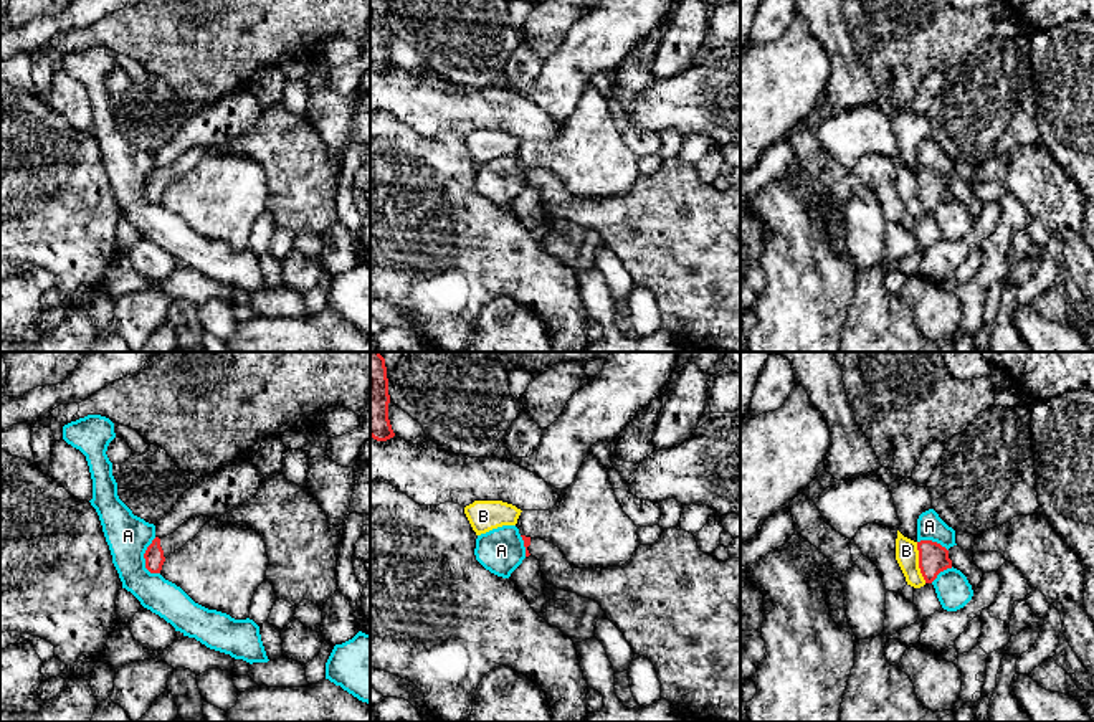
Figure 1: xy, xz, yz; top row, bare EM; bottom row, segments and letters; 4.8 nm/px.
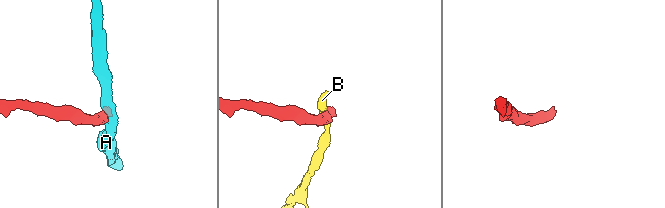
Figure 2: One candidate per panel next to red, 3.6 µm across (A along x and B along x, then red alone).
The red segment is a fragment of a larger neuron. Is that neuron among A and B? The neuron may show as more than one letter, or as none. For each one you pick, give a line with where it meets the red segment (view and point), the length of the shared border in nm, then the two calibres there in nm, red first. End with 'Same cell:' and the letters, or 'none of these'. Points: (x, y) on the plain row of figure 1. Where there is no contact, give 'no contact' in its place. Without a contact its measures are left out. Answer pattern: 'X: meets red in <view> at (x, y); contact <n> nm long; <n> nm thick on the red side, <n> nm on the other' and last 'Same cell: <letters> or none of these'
Same cell: none of these

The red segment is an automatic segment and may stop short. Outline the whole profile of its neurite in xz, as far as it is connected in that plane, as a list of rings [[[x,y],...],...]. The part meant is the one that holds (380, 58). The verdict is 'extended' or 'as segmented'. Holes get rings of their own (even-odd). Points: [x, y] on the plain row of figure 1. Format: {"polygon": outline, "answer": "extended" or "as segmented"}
{"polygon": [[[370,0],[370,66],[377,71],[395,66],[388,50],[388,33],[387,0]]], "answer": "as segmented"}

